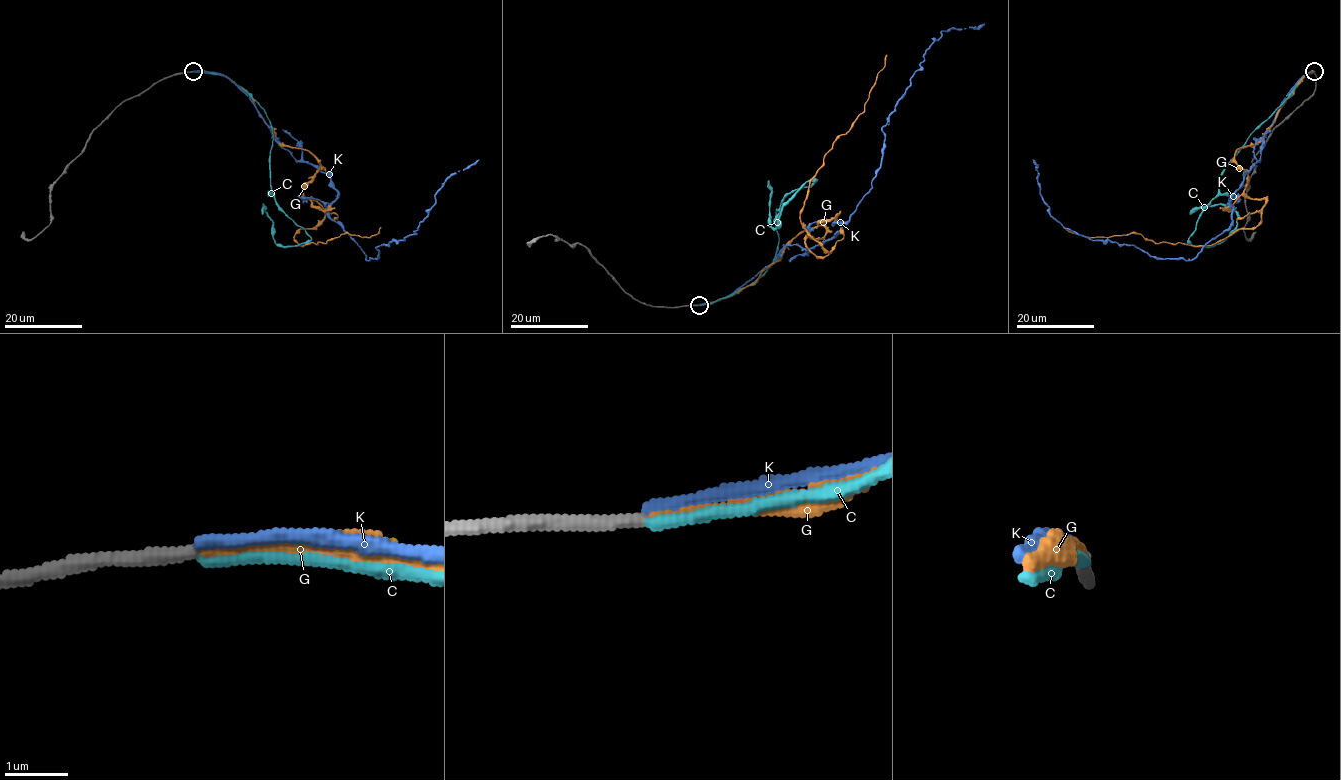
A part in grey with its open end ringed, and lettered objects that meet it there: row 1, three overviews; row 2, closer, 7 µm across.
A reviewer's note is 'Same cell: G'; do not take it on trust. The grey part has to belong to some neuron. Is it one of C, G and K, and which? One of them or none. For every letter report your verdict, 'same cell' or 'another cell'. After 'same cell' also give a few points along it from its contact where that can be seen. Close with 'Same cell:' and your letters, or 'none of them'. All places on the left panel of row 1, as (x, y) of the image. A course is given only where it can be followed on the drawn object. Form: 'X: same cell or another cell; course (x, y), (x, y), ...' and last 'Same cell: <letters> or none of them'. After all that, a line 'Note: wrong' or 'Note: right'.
C: another cell
G: same cell; course (194, 71), (234, 81), (281, 145), (317, 161), (299, 198), (325, 218), (301, 228), (299, 245), (380, 227)
K: another cell
Same cell: G
Note: right

